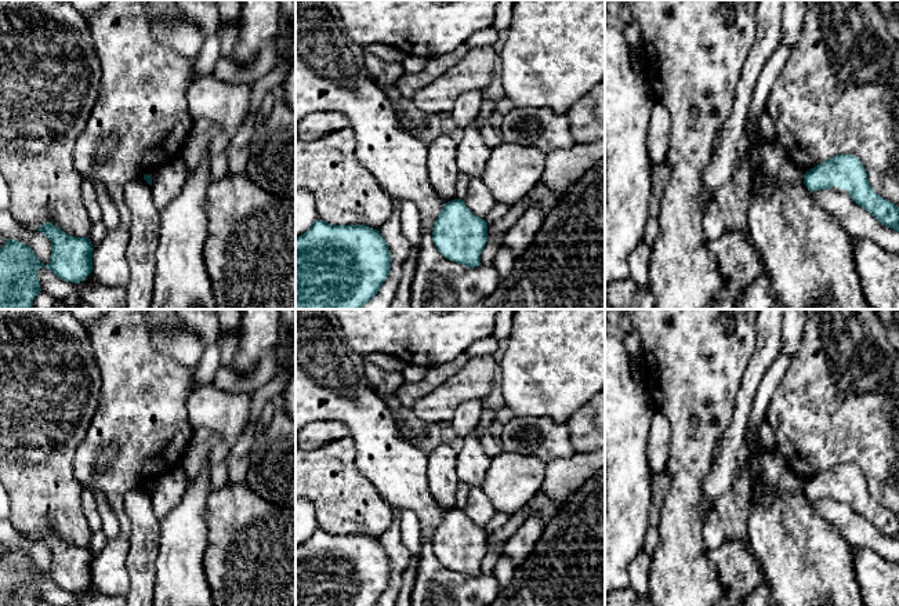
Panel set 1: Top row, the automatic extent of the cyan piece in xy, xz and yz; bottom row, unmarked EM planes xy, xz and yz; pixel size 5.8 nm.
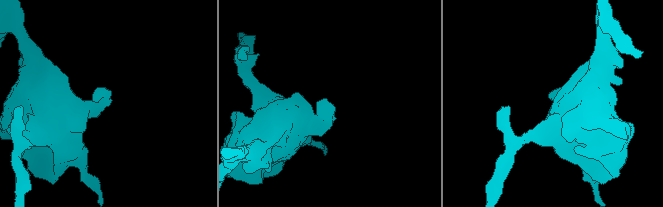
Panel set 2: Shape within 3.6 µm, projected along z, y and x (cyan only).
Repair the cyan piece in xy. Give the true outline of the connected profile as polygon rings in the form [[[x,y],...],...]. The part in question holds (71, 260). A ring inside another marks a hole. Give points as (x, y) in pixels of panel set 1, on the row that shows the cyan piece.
[[[51,222],[37,231],[51,240],[47,265],[19,240],[7,239],[0,248],[0,309],[33,309],[33,300],[41,291],[37,271],[43,266],[75,284],[93,272],[94,247],[88,237],[73,237]]]

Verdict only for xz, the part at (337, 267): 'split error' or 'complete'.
complete

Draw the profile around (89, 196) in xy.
[[[83,179],[83,182],[81,182],[81,200],[86,206],[86,210],[88,213],[91,222],[93,224],[101,222],[102,221],[102,210],[97,200],[97,193],[95,193],[94,185],[88,179]]]

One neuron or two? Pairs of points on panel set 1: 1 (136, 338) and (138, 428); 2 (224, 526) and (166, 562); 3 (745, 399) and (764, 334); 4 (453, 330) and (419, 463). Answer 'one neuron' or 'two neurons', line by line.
1: one neuron
2: two neurons
3: one neuron
4: two neurons

